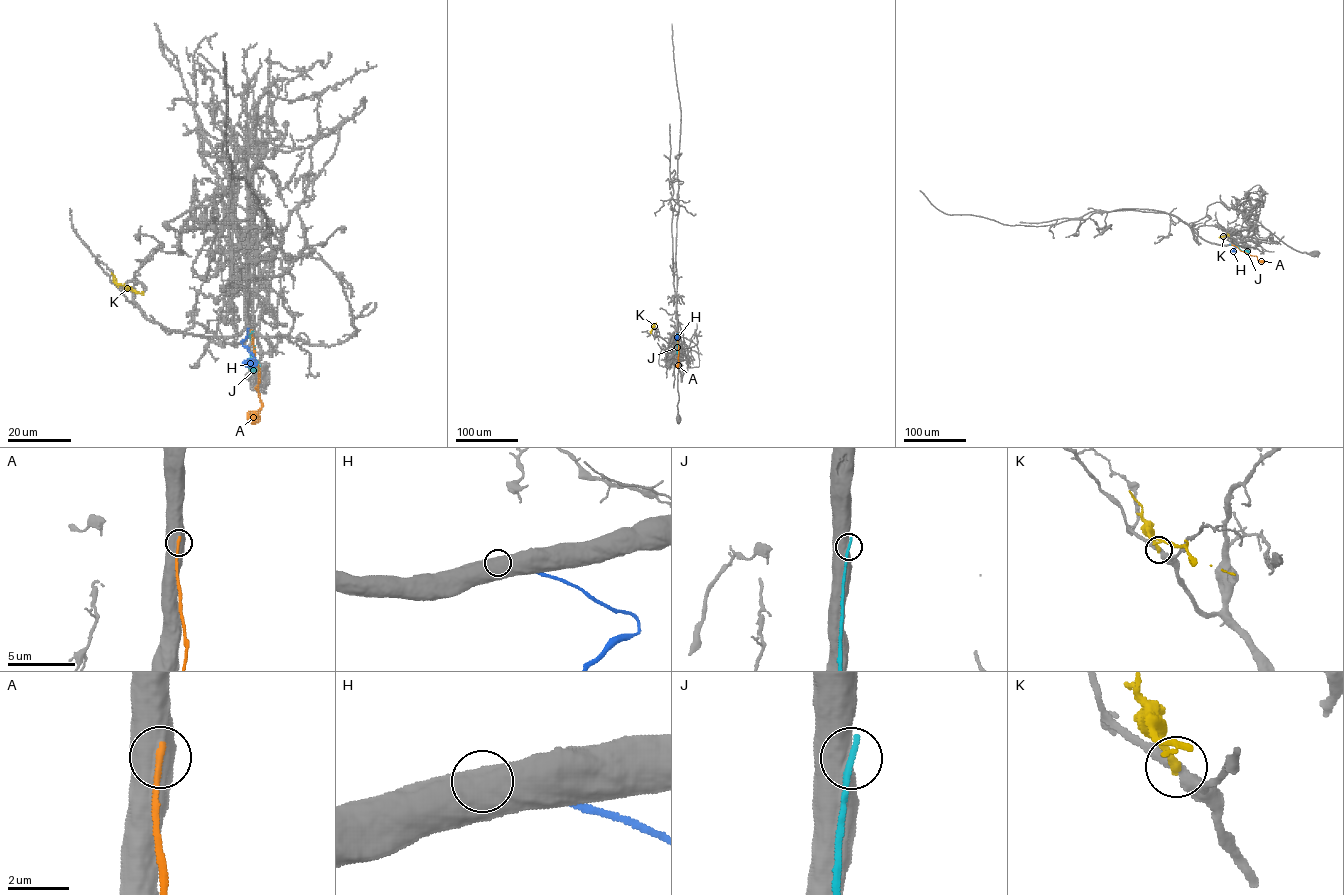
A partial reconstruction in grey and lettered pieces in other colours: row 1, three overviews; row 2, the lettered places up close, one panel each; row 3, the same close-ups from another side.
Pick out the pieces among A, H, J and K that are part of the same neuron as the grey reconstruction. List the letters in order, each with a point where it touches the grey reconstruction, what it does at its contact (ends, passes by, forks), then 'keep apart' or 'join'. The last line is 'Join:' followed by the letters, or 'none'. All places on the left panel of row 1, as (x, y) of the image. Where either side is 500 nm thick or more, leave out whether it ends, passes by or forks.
A: (251, 331) | keep apart
H: (248, 328) | keep apart
J: (252, 331) | keep apart
K: (118, 286) | it ends | keep apart
Join: none

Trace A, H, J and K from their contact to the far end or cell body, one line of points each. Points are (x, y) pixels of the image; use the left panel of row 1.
A: (251, 331), (254, 359), (258, 368), (256, 387), (262, 407), (257, 415), (250, 418)
H: (248, 328), (241, 342), (253, 356), (242, 363)
J: (252, 331), (254, 352), (250, 359), (254, 363), (257, 362), (248, 366)
K: (118, 286), (116, 282), (138, 293), (144, 291)

